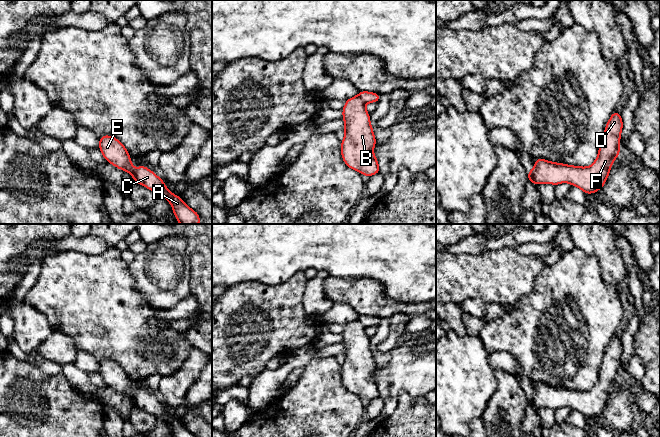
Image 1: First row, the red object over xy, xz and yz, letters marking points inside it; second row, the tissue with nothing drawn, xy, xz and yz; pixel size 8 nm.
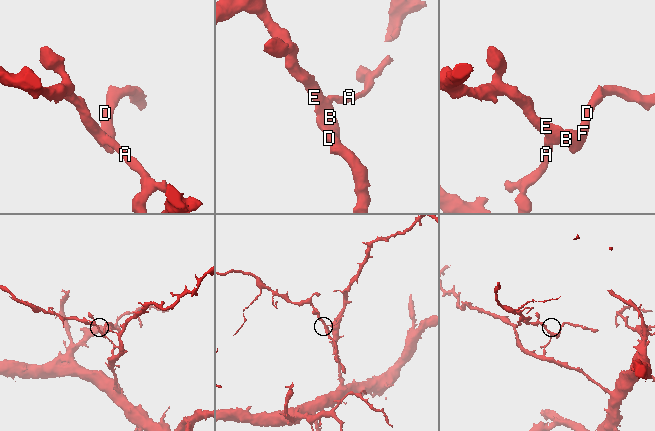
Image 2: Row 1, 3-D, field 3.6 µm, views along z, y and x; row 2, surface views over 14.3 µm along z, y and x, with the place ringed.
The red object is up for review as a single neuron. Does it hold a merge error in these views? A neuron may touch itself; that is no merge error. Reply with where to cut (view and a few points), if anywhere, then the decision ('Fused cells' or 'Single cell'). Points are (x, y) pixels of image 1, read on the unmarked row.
Split along xy (134, 394), (136, 406). Fused cells

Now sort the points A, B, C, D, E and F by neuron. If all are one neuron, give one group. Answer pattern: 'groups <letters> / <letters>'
groups A C / B D E F

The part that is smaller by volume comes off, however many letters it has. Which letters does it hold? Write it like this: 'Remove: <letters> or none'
Remove: B, D, E, F

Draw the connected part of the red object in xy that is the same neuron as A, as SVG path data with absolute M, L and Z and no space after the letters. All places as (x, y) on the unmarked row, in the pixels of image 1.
M140 388L135 396L136 407L155 416L157 420L162 420L167 423L171 428L174 437L197 437L187 430L181 421L170 416L165 410L164 405L146 390Z

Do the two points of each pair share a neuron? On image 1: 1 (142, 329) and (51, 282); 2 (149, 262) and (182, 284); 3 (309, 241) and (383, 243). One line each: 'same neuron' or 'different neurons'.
1: same neuron
2: same neuron
3: same neuron

